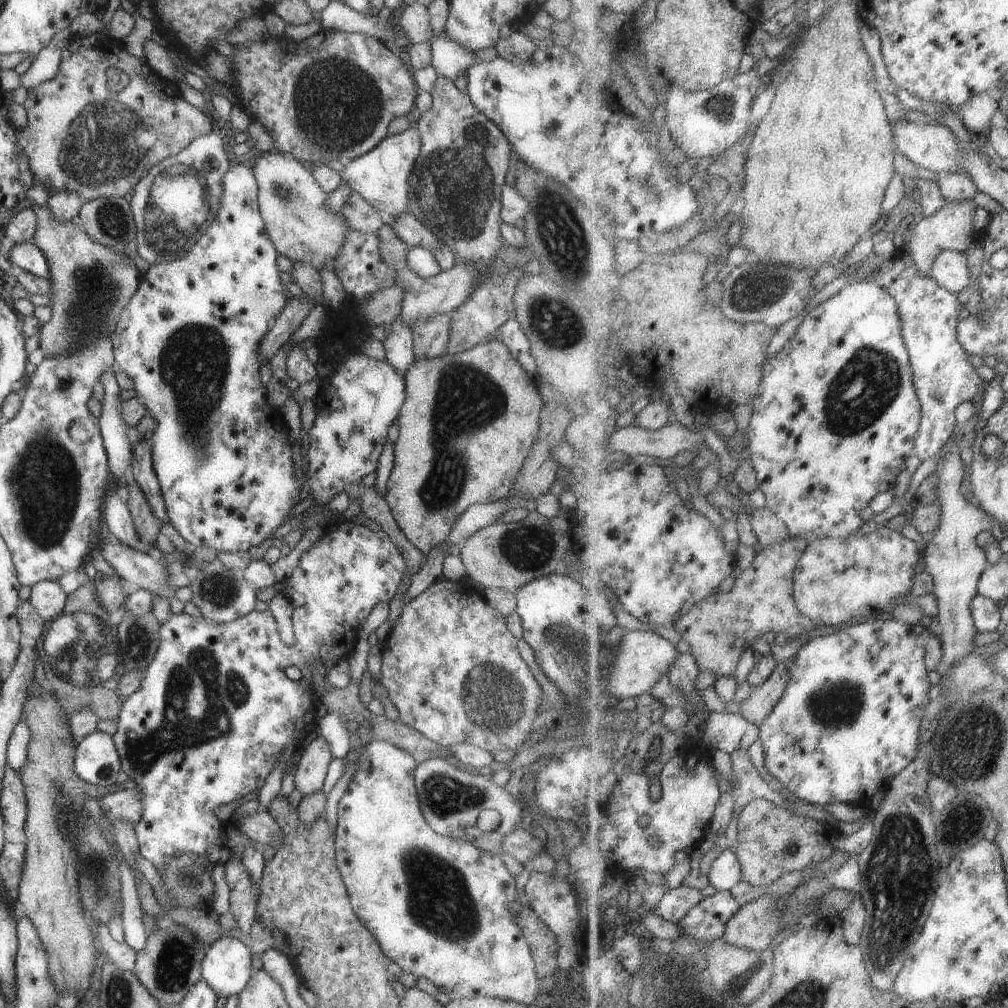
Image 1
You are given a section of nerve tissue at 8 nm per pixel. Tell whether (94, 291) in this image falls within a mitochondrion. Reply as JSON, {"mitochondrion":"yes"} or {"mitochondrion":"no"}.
{"mitochondrion":"yes"}

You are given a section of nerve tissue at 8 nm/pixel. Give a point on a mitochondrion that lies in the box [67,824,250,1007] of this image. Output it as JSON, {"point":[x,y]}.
{"point":[173,966]}

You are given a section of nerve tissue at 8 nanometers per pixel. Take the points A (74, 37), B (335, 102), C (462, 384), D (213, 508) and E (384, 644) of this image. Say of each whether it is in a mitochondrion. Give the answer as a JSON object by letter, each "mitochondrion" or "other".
{"A":"other","B":"mitochondrion","C":"mitochondrion","D":"other","E":"other"}

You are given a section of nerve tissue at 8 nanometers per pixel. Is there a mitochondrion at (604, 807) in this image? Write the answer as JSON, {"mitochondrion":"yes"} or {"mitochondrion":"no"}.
{"mitochondrion":"no"}

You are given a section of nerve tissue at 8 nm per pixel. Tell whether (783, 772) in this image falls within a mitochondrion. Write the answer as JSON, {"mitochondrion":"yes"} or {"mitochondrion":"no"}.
{"mitochondrion":"no"}

